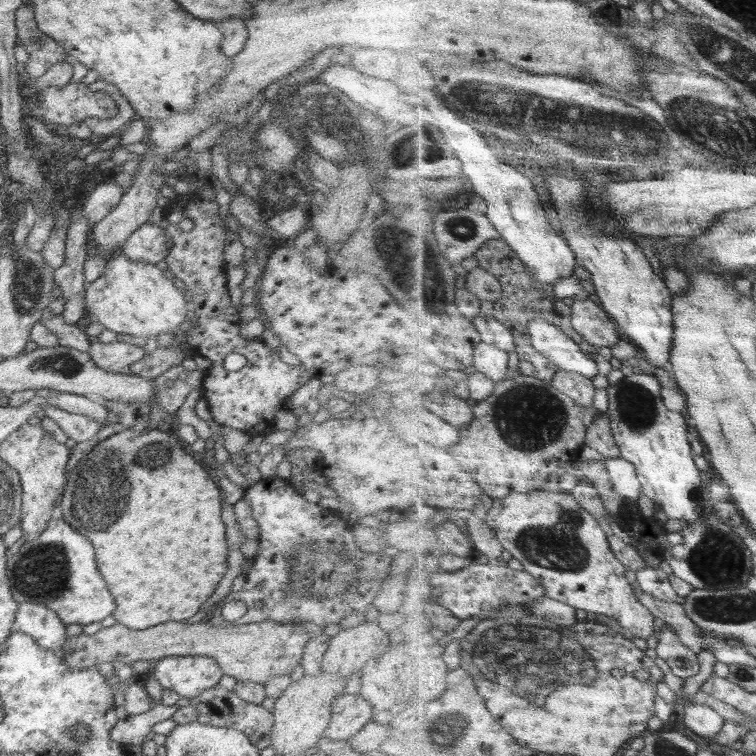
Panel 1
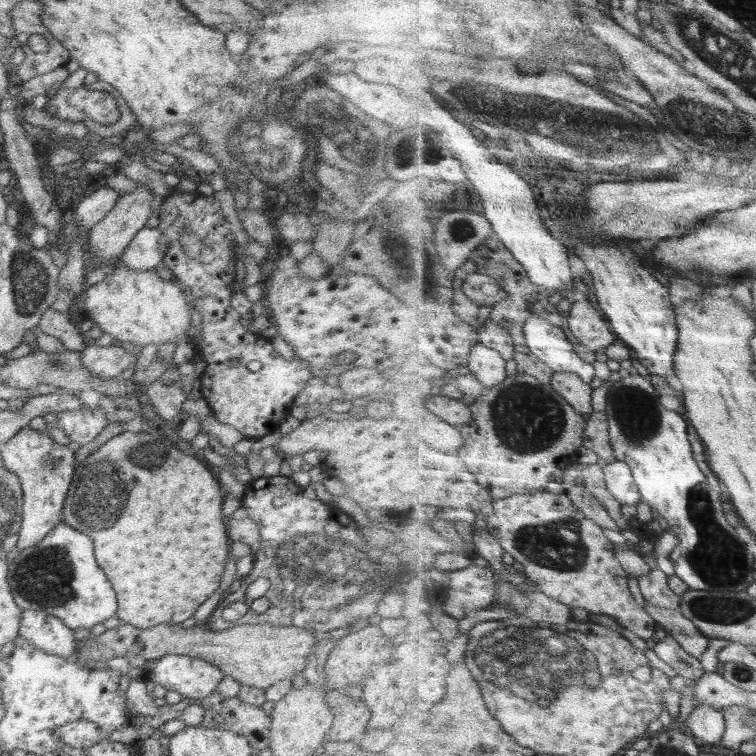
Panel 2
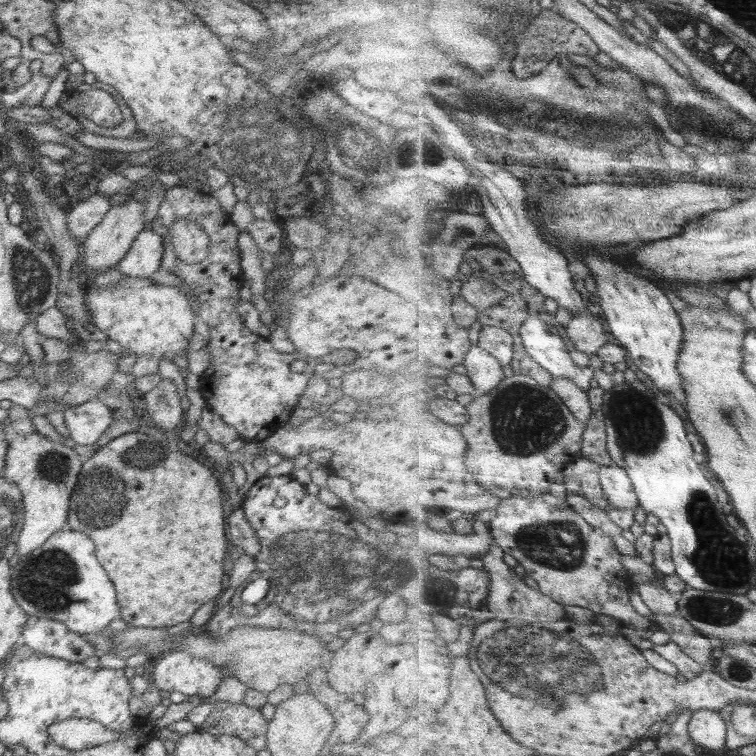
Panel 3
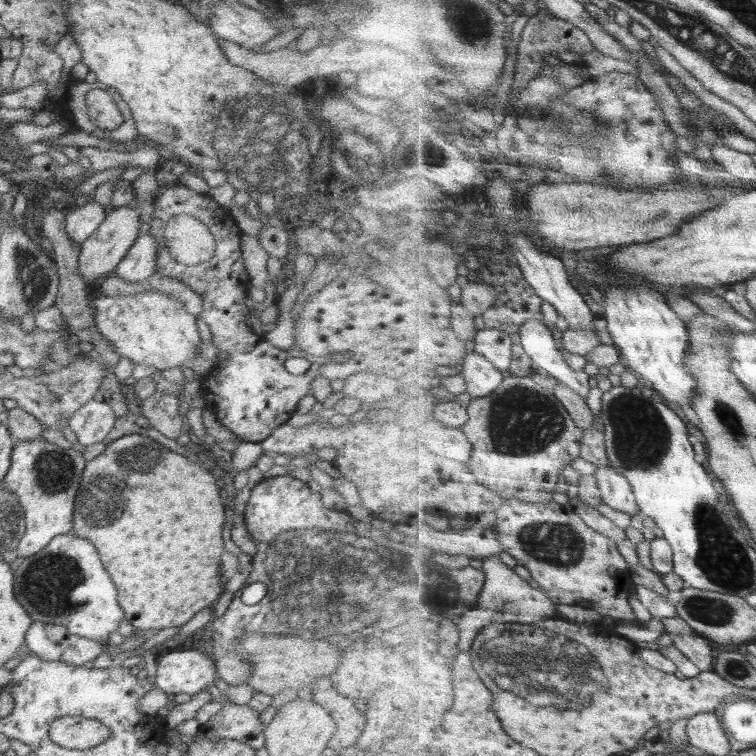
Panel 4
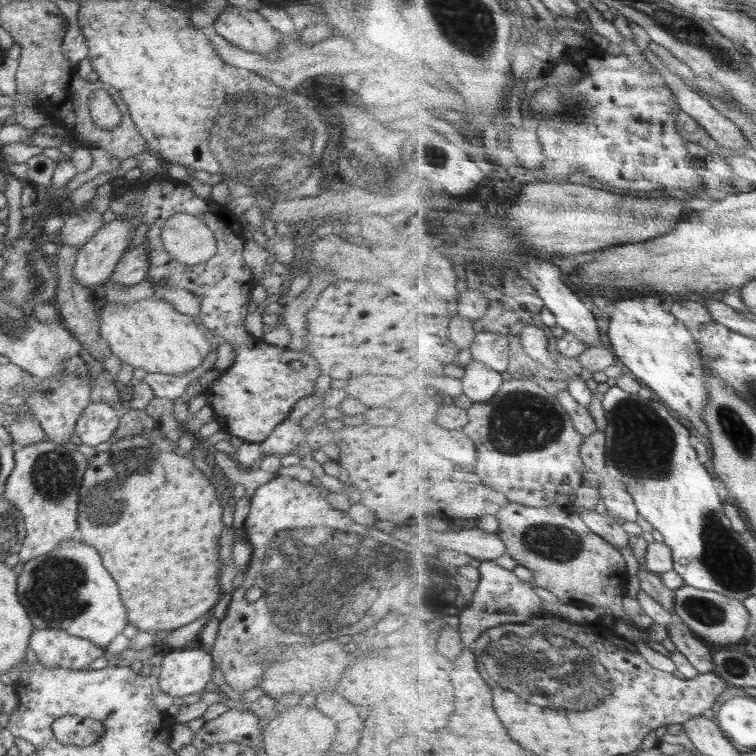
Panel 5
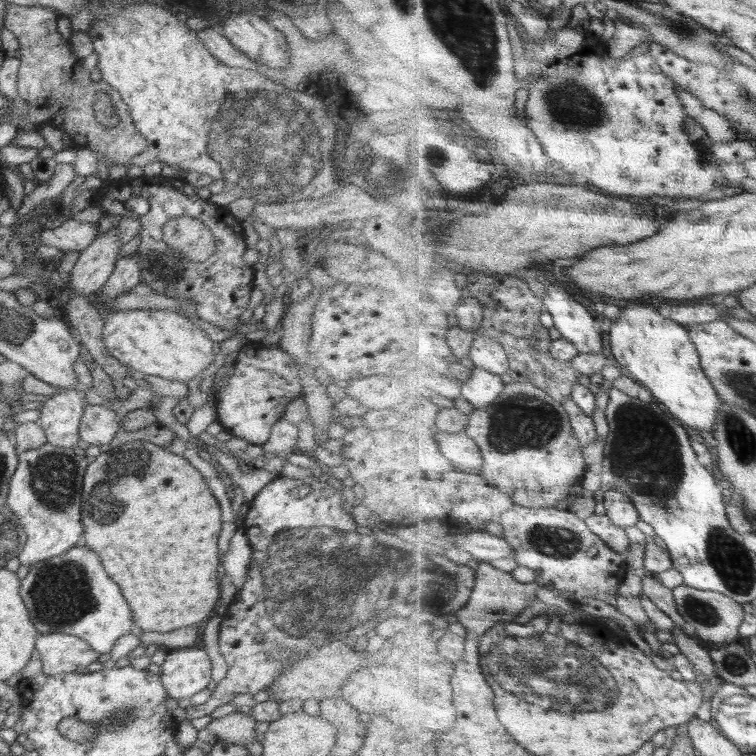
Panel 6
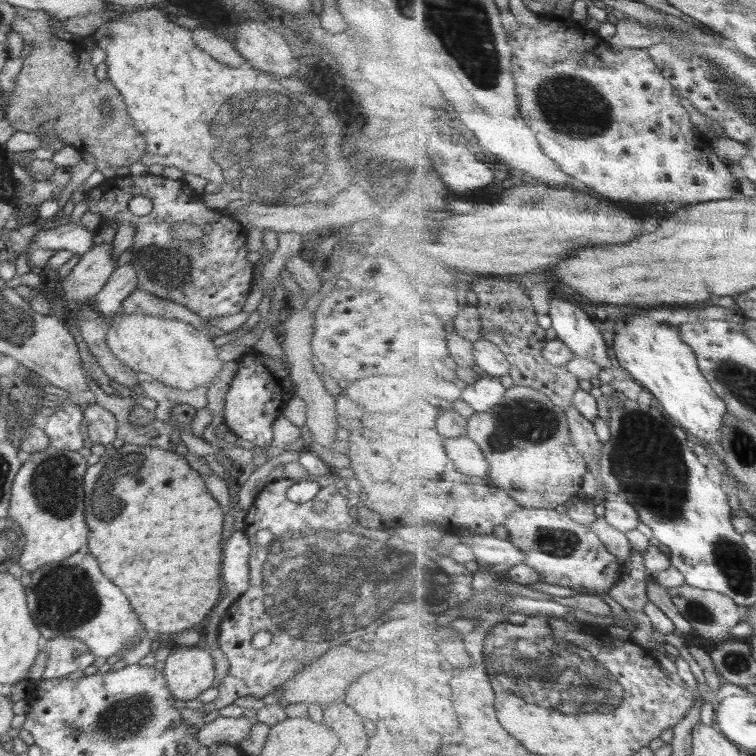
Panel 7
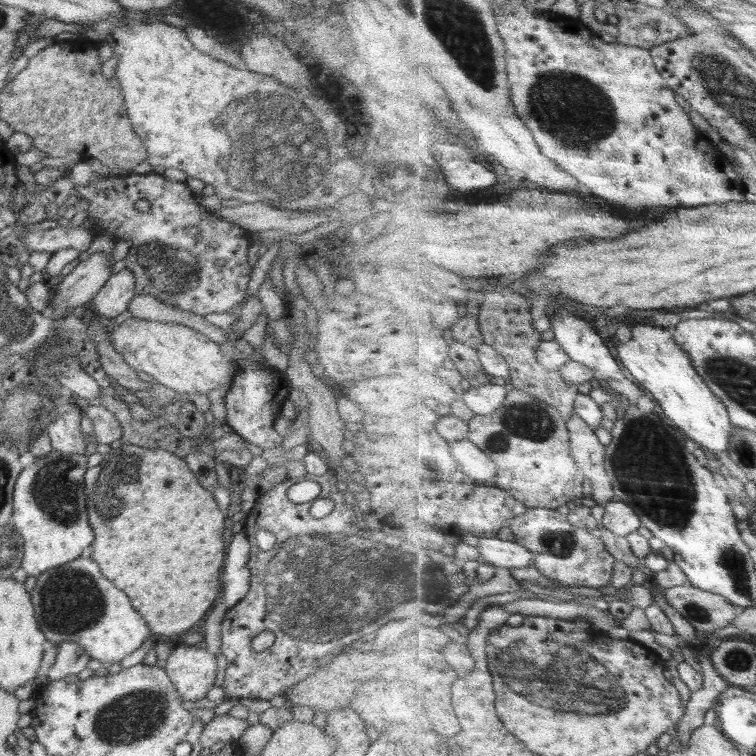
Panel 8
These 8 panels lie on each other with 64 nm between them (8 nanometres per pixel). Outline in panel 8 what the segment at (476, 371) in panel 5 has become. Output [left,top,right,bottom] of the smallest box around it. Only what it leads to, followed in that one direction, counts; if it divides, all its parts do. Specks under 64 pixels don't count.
[462,383,509,415]

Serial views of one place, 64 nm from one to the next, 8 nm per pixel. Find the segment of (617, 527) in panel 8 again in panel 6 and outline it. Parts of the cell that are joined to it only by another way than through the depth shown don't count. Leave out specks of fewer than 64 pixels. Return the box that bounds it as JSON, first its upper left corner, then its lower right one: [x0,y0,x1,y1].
[601,489,640,529]

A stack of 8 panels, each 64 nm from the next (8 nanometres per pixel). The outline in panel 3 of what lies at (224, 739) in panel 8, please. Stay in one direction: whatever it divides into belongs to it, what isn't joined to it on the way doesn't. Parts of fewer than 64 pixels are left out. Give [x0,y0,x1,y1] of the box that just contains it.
[198,701,267,751]

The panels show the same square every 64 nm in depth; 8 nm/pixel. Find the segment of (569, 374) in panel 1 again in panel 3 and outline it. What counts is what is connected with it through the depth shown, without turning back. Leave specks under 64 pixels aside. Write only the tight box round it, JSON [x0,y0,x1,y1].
[551,377,595,424]

